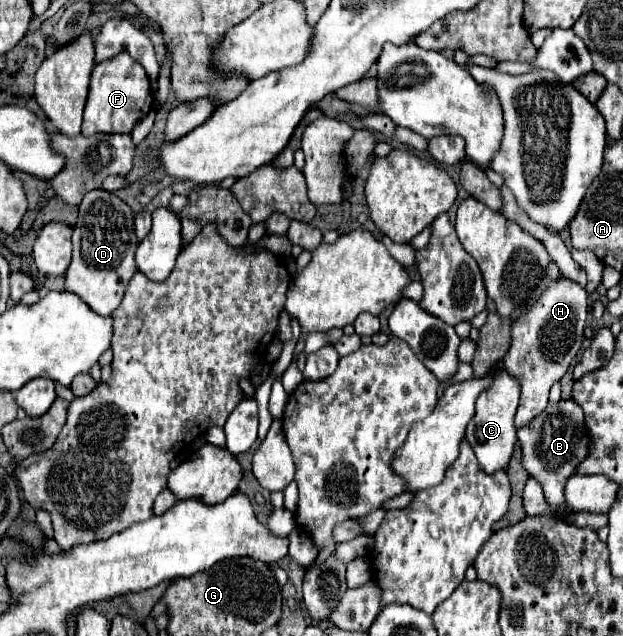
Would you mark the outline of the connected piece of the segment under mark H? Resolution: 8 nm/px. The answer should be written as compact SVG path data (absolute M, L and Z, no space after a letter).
M562 277L558 281L552 281L540 295L540 299L534 305L530 305L524 313L520 313L518 319L514 319L510 349L504 355L502 363L506 371L512 373L522 385L520 407L514 419L516 427L530 423L536 415L540 415L546 409L550 387L564 377L570 363L580 353L586 317L588 317L586 291L578 283Z

